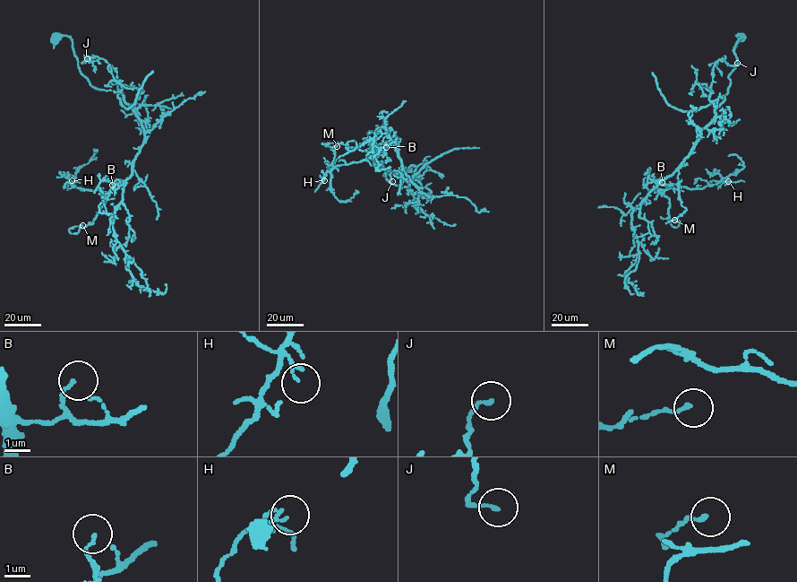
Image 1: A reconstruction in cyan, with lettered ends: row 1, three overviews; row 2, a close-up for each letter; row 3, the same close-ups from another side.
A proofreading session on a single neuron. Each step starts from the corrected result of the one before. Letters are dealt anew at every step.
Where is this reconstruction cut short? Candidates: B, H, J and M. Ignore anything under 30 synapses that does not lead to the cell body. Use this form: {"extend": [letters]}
{"extend": []}

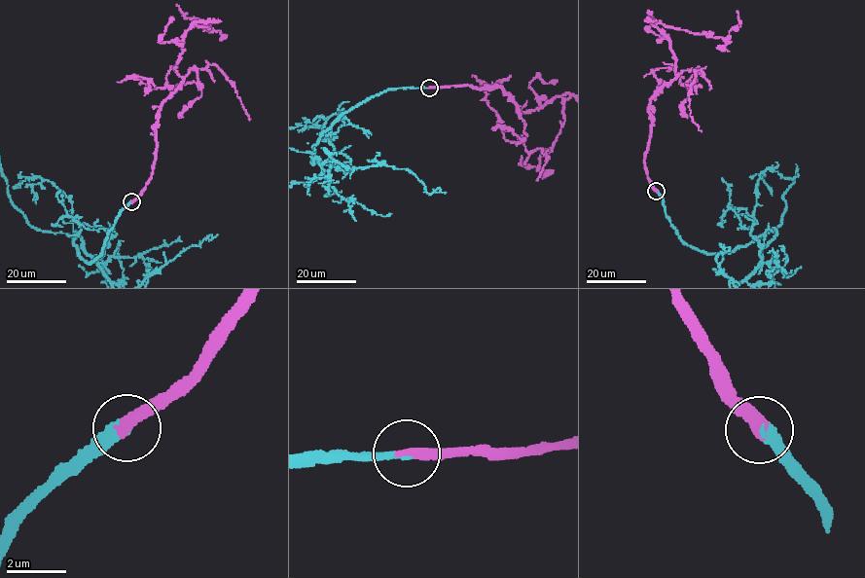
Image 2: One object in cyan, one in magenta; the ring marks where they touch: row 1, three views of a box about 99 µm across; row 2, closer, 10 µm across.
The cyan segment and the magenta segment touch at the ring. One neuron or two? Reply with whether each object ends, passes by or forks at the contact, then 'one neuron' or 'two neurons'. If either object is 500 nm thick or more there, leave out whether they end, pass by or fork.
cyan ends; magenta ends; one neuron

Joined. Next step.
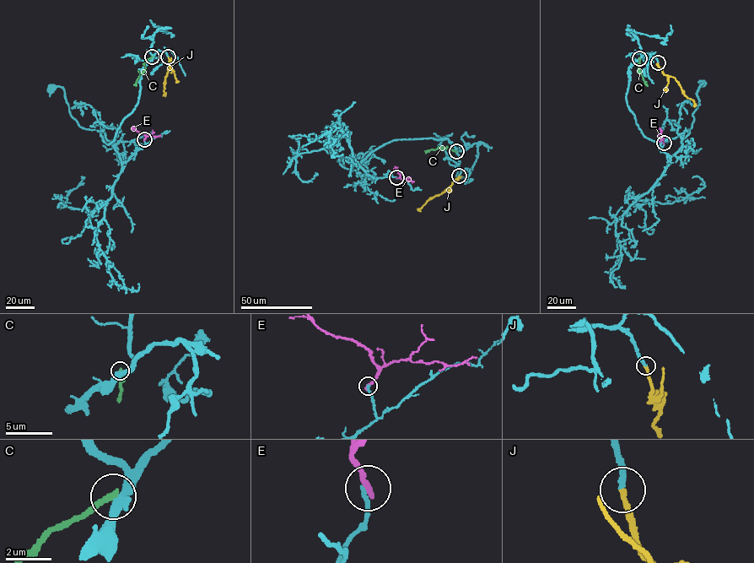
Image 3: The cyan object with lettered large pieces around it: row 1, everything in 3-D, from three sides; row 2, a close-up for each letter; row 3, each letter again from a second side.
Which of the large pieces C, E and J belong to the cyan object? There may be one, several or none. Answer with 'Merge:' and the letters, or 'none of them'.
Merge: J

